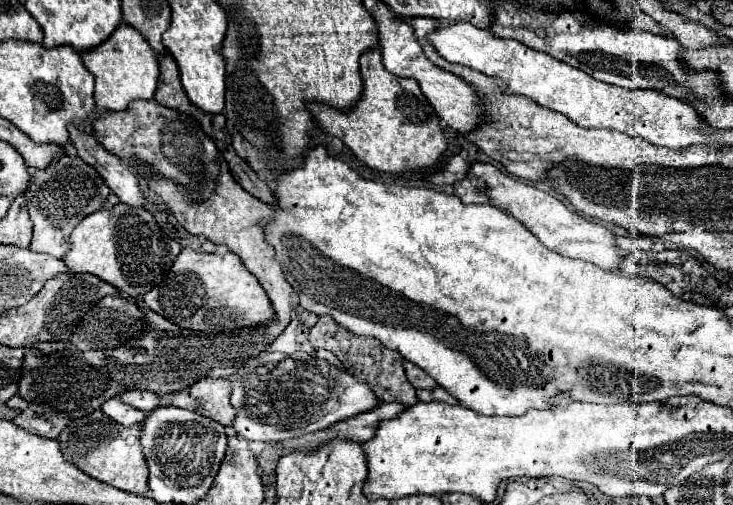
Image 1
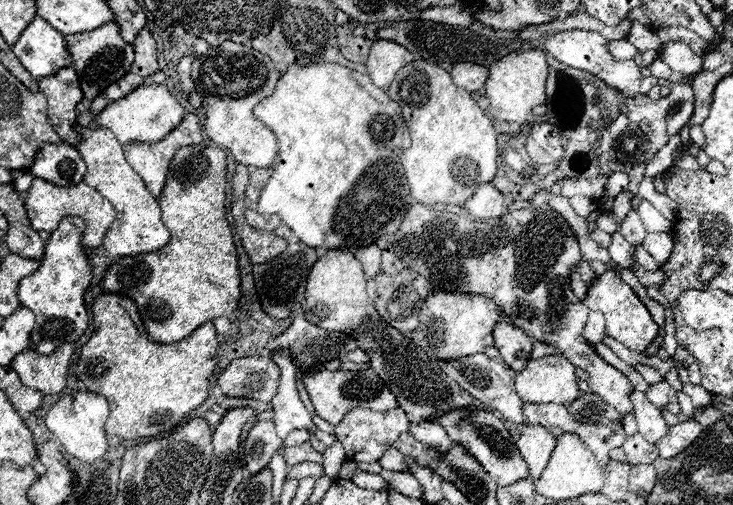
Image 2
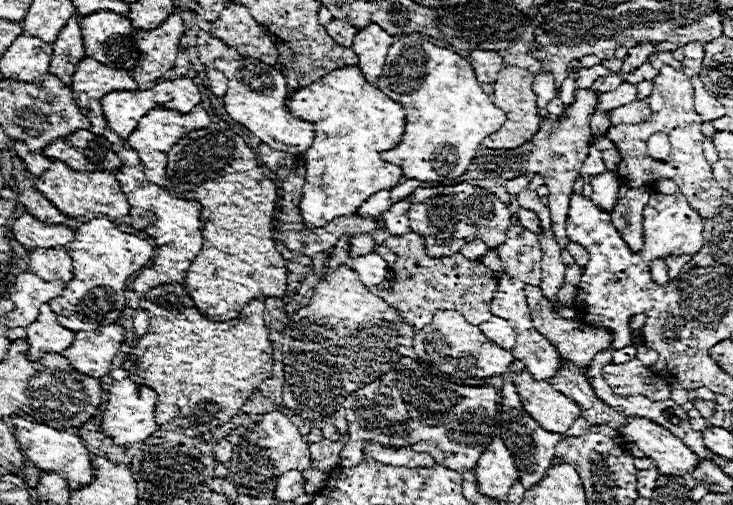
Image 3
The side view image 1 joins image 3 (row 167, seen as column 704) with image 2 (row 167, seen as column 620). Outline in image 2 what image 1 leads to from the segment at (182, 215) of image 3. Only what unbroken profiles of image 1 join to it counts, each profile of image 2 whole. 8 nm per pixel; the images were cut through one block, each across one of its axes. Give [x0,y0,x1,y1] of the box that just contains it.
[74,126,170,256]

